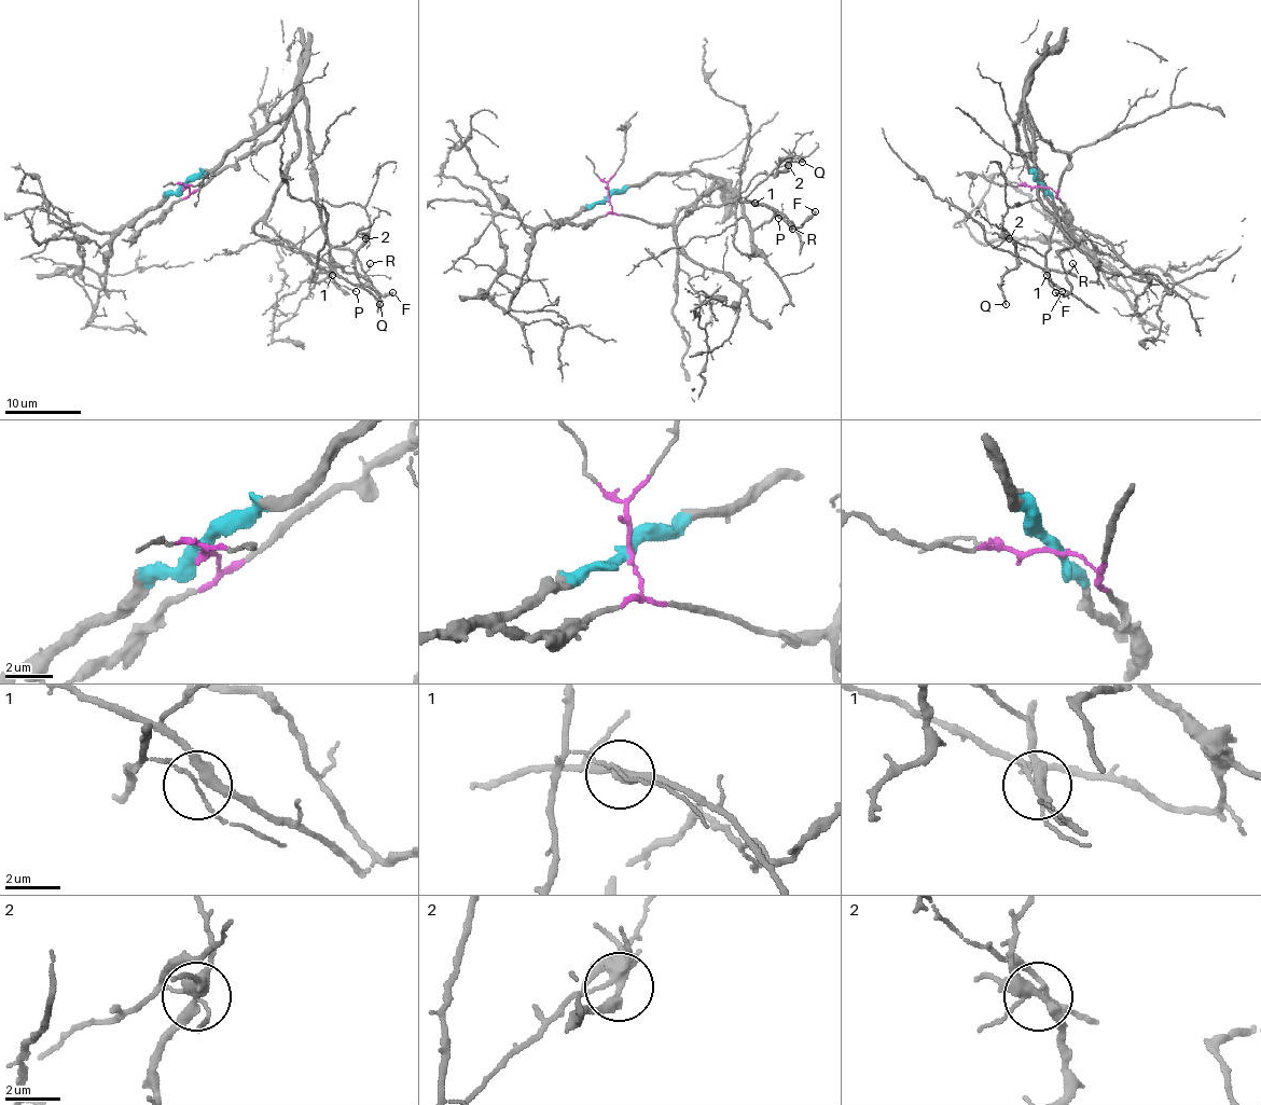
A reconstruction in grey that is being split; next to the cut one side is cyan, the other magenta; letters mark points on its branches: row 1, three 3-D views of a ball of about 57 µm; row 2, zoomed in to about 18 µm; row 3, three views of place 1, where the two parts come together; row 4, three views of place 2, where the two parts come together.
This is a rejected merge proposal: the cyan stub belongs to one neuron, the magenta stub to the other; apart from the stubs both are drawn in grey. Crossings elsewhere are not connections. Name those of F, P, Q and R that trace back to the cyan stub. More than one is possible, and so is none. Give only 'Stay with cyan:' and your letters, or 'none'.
Stay with cyan: F, P, Q, R

